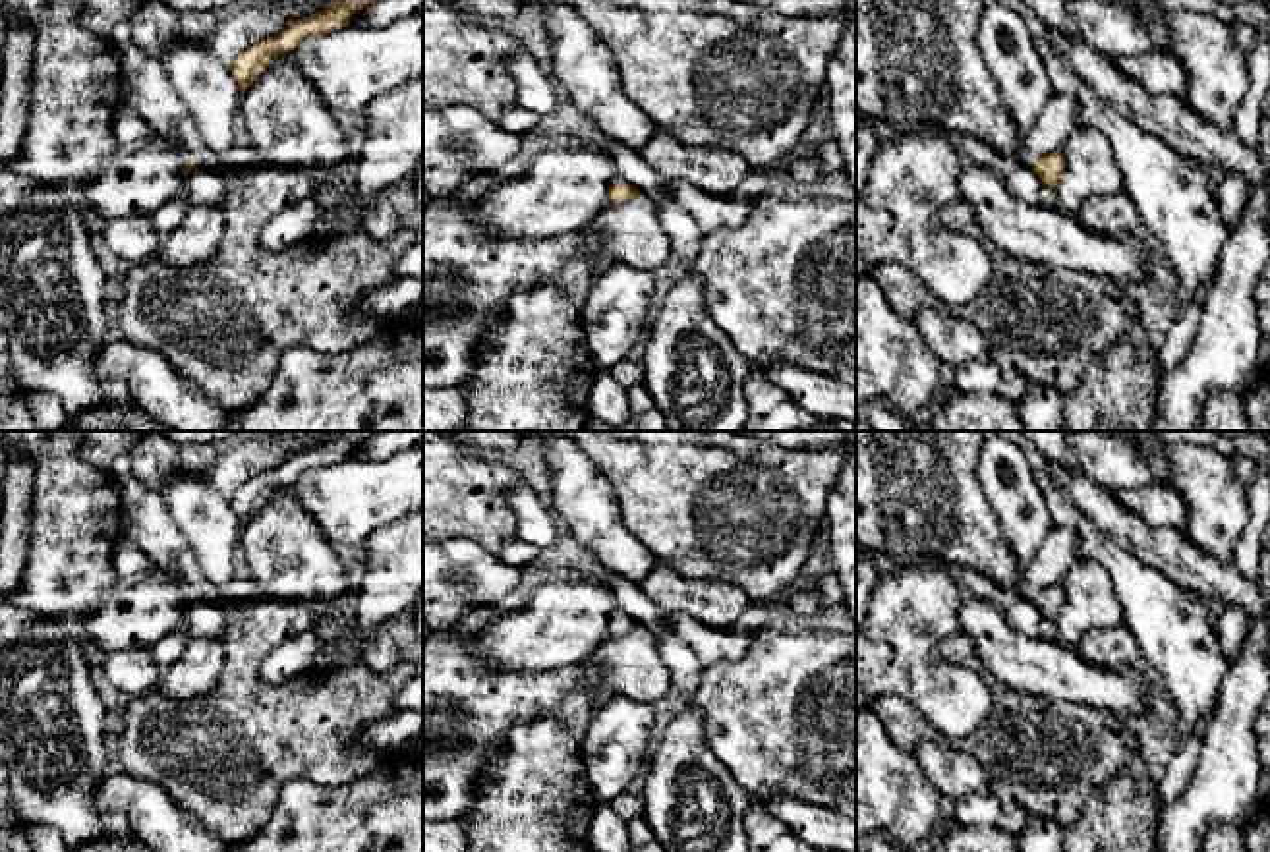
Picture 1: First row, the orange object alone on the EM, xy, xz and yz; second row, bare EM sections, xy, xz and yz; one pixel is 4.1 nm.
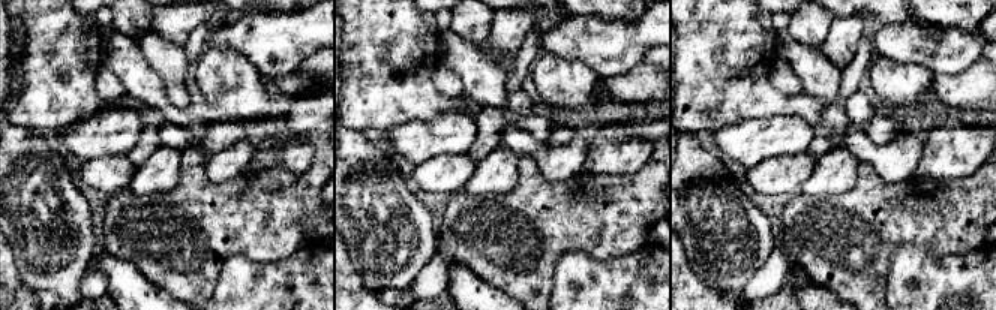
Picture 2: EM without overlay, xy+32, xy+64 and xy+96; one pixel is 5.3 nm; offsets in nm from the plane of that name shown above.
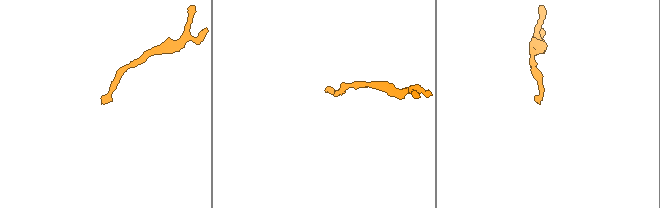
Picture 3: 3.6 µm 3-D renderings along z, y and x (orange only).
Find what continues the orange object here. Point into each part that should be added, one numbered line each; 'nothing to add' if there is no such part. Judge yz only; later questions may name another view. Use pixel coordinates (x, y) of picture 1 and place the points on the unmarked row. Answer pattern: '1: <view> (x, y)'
1: yz (1048, 632)

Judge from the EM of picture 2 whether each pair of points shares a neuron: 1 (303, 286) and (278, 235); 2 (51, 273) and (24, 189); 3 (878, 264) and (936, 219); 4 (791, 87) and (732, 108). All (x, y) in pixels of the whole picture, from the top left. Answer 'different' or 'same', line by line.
1: different
2: same
3: same
4: different

